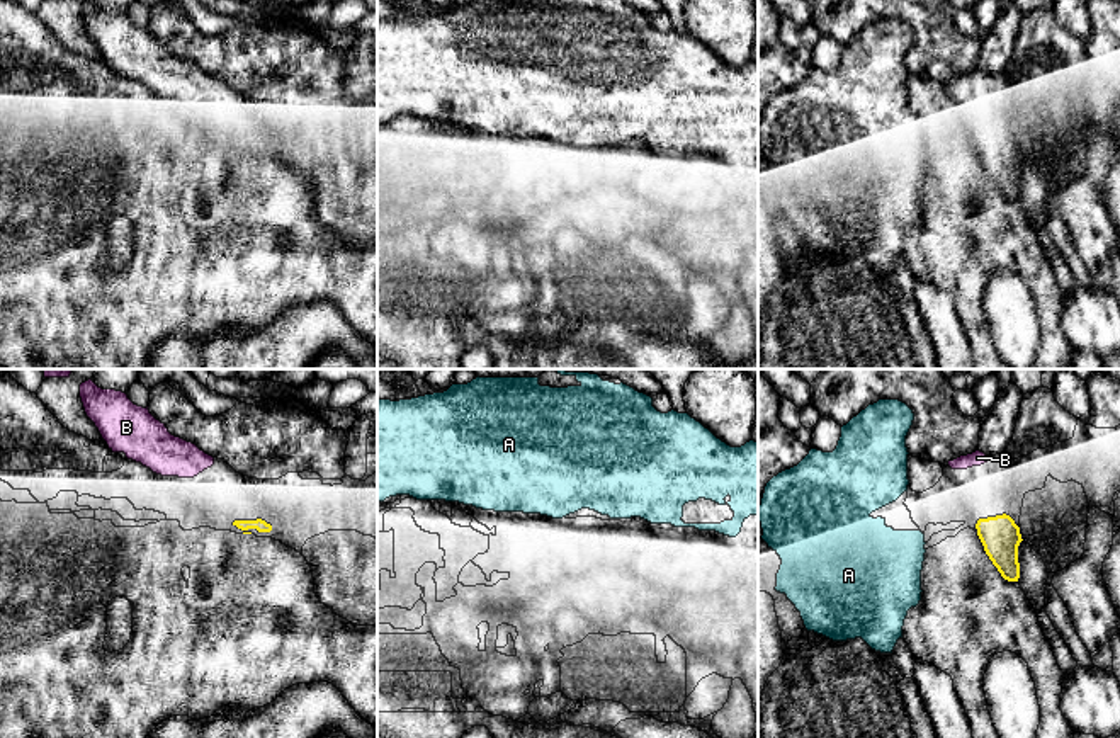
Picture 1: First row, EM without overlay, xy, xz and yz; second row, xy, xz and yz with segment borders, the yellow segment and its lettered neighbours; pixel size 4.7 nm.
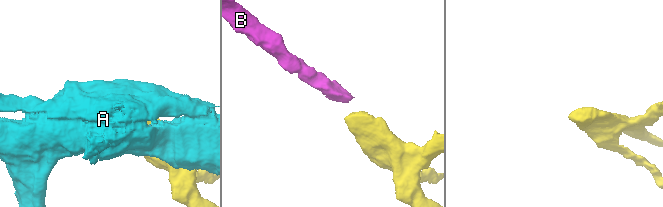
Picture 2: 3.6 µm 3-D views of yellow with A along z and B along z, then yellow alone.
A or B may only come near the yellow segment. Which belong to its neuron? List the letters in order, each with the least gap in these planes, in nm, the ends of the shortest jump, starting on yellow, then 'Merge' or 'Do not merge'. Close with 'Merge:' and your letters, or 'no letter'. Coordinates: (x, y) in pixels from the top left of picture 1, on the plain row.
A: Distance 260 nm. Across: yz (976, 147), (923, 153). Do not merge
B: Distance 240 nm. Across: yz (979, 138), (966, 87). Merge
Merge: B

